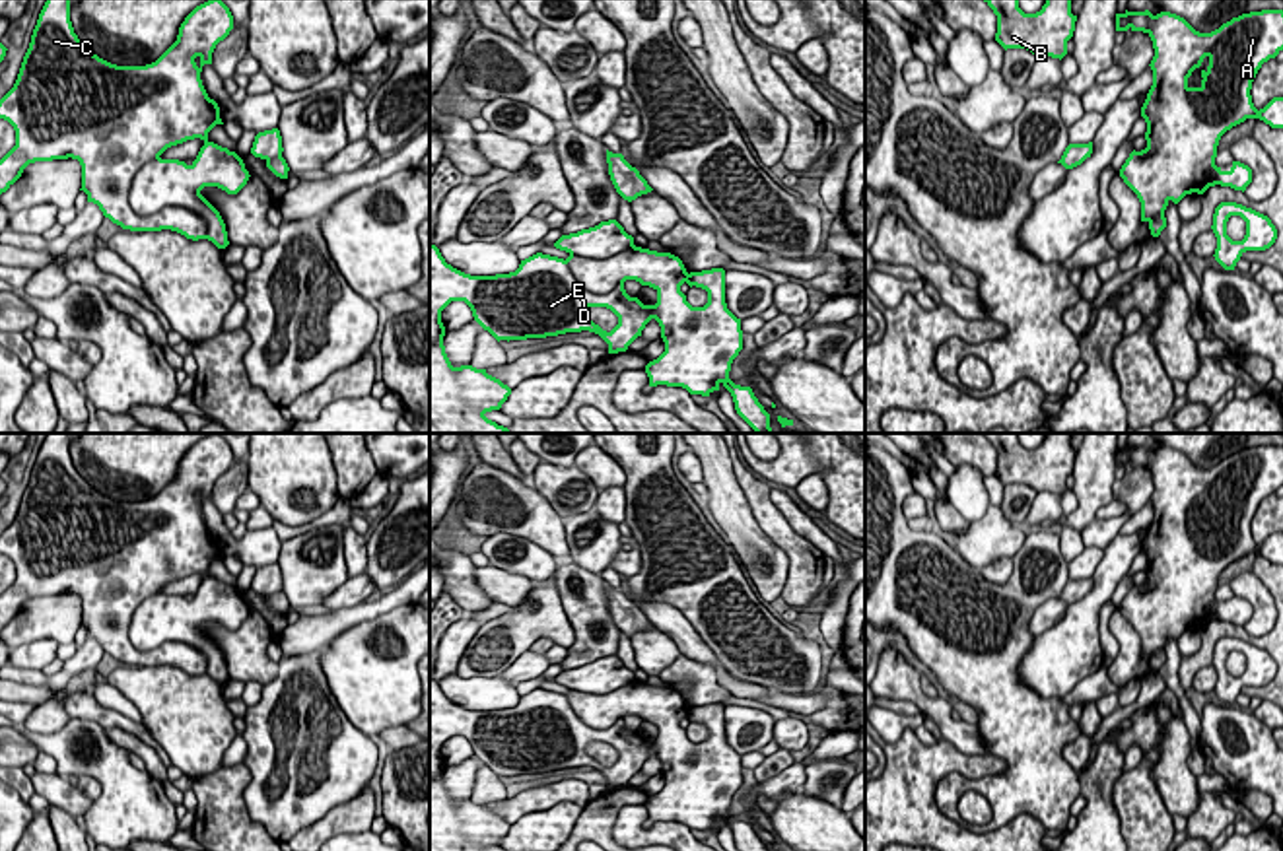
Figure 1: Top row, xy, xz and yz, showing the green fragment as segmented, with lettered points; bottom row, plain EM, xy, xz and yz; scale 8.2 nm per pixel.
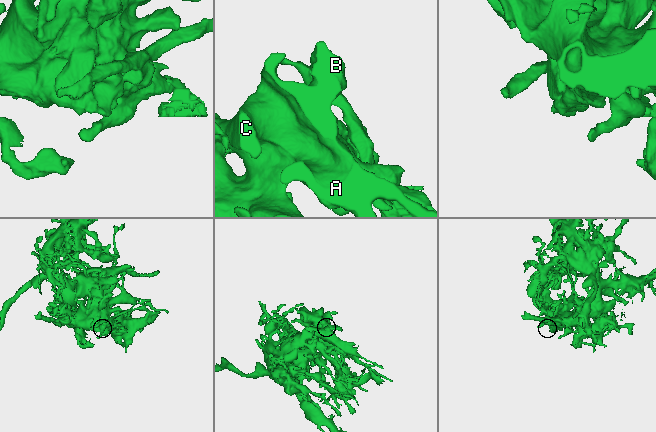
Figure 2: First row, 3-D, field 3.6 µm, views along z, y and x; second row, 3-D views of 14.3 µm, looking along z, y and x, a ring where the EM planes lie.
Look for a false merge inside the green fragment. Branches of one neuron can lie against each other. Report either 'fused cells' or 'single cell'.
fused cells

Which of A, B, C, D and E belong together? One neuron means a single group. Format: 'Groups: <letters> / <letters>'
Groups: A B C E / D

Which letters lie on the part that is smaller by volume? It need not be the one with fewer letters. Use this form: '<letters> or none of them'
D

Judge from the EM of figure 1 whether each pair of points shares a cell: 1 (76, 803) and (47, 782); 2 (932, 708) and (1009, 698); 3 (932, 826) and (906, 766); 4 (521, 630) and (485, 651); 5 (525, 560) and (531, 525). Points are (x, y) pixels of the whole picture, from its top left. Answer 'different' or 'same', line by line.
1: same
2: different
3: same
4: same
5: different

